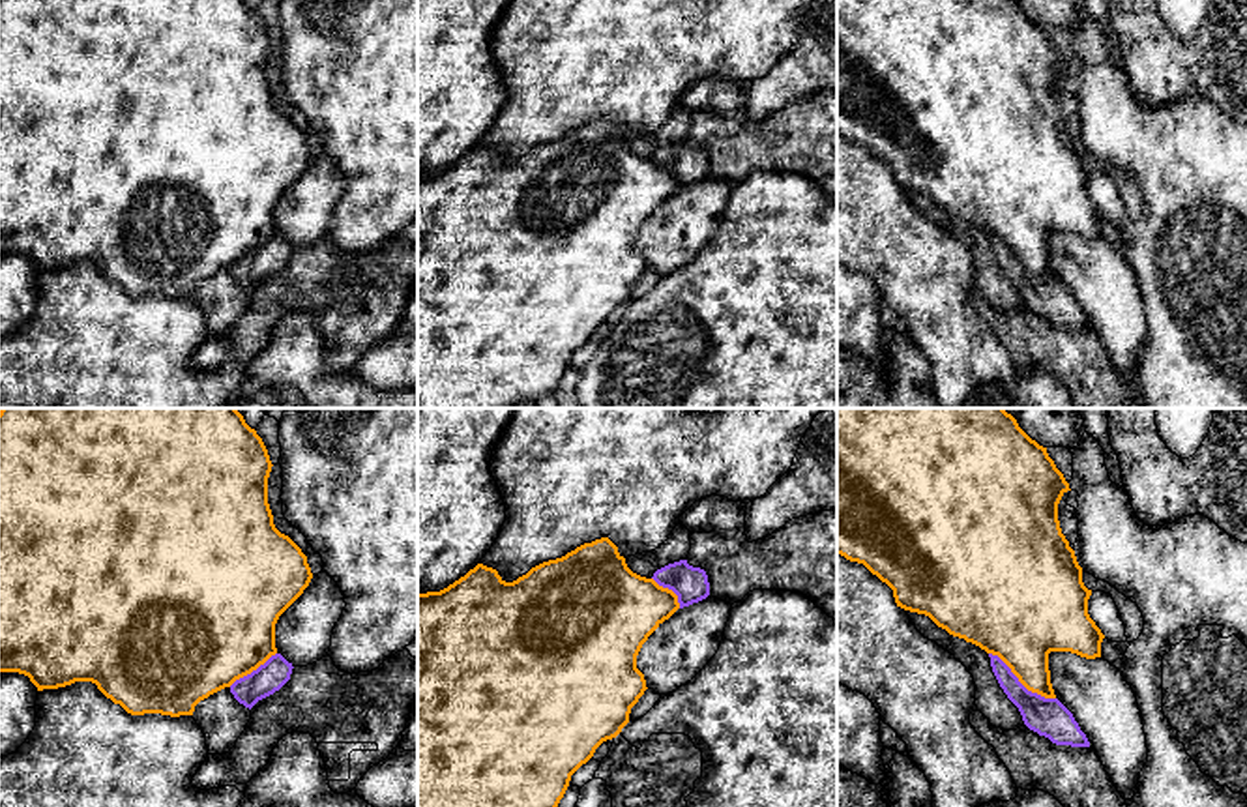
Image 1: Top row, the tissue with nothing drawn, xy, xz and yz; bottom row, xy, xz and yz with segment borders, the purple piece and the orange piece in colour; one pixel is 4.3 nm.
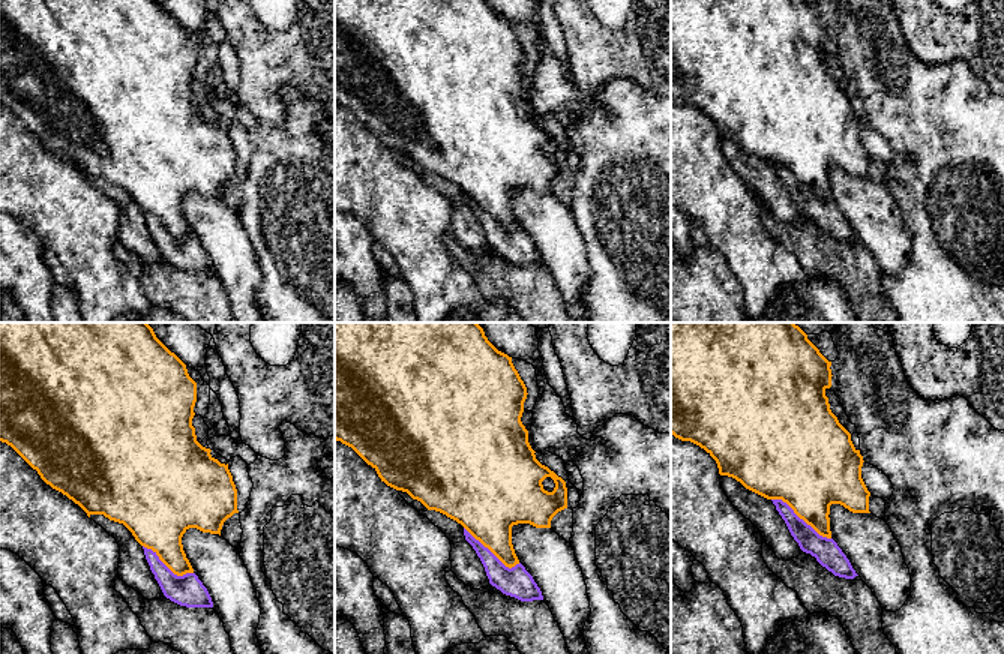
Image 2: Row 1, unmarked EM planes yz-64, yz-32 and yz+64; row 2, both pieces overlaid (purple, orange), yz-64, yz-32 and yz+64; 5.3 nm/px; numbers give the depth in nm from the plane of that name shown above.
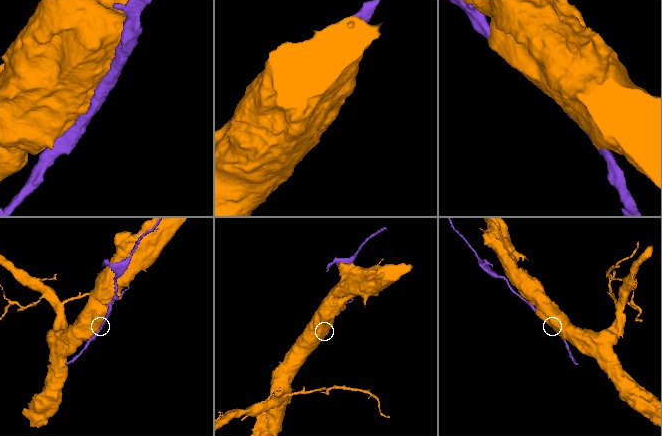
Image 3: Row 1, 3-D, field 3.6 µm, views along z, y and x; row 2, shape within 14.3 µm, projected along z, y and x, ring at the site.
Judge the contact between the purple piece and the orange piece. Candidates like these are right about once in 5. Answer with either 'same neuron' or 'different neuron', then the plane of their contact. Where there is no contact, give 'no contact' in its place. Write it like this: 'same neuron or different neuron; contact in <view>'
different neuron; contact in yz

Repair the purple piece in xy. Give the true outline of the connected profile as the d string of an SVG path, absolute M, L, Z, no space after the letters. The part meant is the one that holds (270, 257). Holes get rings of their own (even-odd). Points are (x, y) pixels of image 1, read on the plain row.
M275 234L251 255L236 260L230 266L230 273L251 290L258 281L279 271L290 260L292 249L292 243Z

